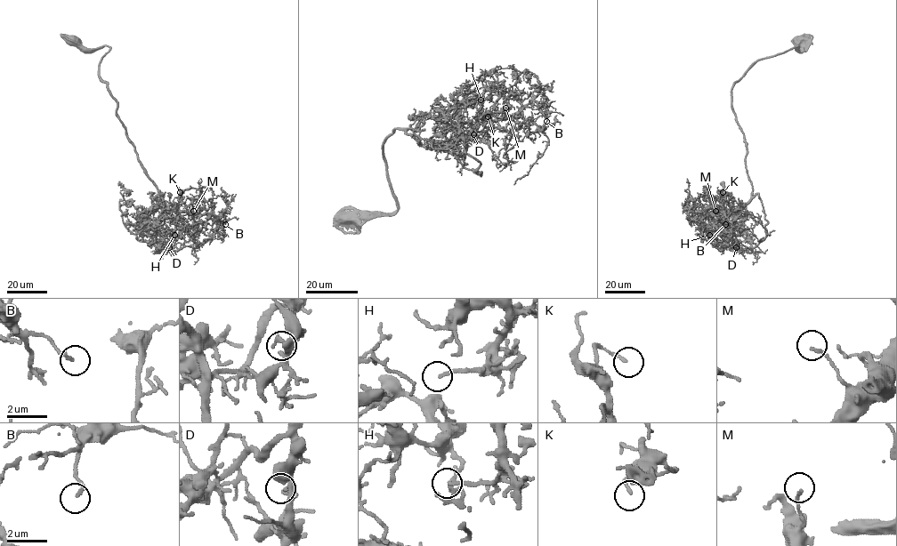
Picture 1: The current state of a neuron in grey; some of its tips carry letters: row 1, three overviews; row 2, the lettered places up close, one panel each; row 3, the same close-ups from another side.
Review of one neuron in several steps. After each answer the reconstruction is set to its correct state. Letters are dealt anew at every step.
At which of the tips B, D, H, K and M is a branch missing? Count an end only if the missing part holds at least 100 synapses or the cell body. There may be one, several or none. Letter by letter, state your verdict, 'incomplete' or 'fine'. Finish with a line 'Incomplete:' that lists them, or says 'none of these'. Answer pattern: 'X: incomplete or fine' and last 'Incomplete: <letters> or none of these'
B: fine
D: fine
H: fine
K: fine
M: fine
Incomplete: none of these

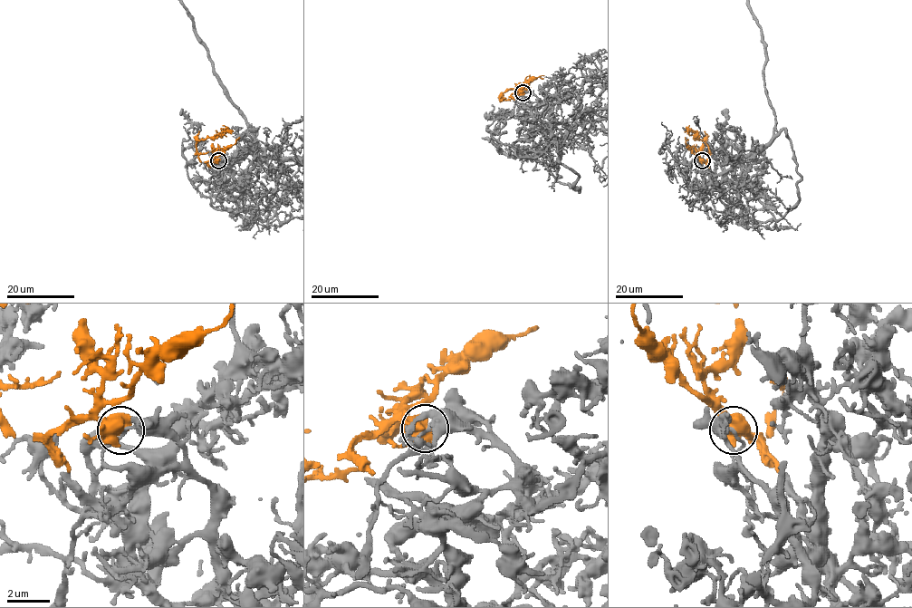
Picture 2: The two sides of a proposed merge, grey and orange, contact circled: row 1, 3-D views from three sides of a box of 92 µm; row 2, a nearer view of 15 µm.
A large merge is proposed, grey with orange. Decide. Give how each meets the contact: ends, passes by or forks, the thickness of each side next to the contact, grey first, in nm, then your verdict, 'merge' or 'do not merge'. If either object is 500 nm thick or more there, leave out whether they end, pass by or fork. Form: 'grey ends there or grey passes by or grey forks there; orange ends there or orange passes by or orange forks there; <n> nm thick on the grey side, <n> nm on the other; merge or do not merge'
140 nm thick on the grey side, 500 nm on the other; merge

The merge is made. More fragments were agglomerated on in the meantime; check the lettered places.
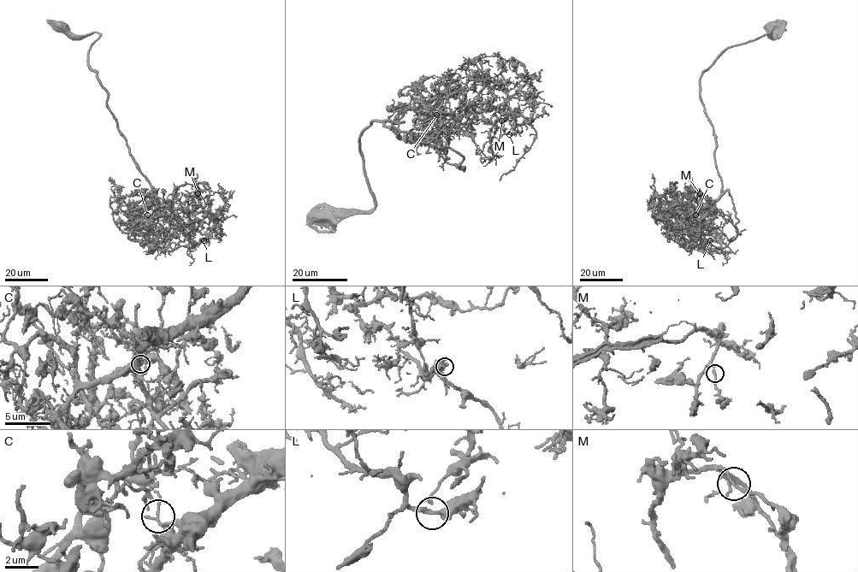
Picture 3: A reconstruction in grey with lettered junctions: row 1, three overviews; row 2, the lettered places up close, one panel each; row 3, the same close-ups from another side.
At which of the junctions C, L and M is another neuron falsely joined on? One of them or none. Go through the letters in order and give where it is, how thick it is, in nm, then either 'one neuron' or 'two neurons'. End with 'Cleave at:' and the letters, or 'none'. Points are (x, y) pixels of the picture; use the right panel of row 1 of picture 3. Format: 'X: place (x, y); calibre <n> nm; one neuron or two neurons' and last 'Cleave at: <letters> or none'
C: place (695, 215); calibre 140 nm; one neuron
L: place (710, 240); calibre 240 nm; one neuron
M: place (700, 193); calibre 170 nm; one neuron
Cleave at: none

